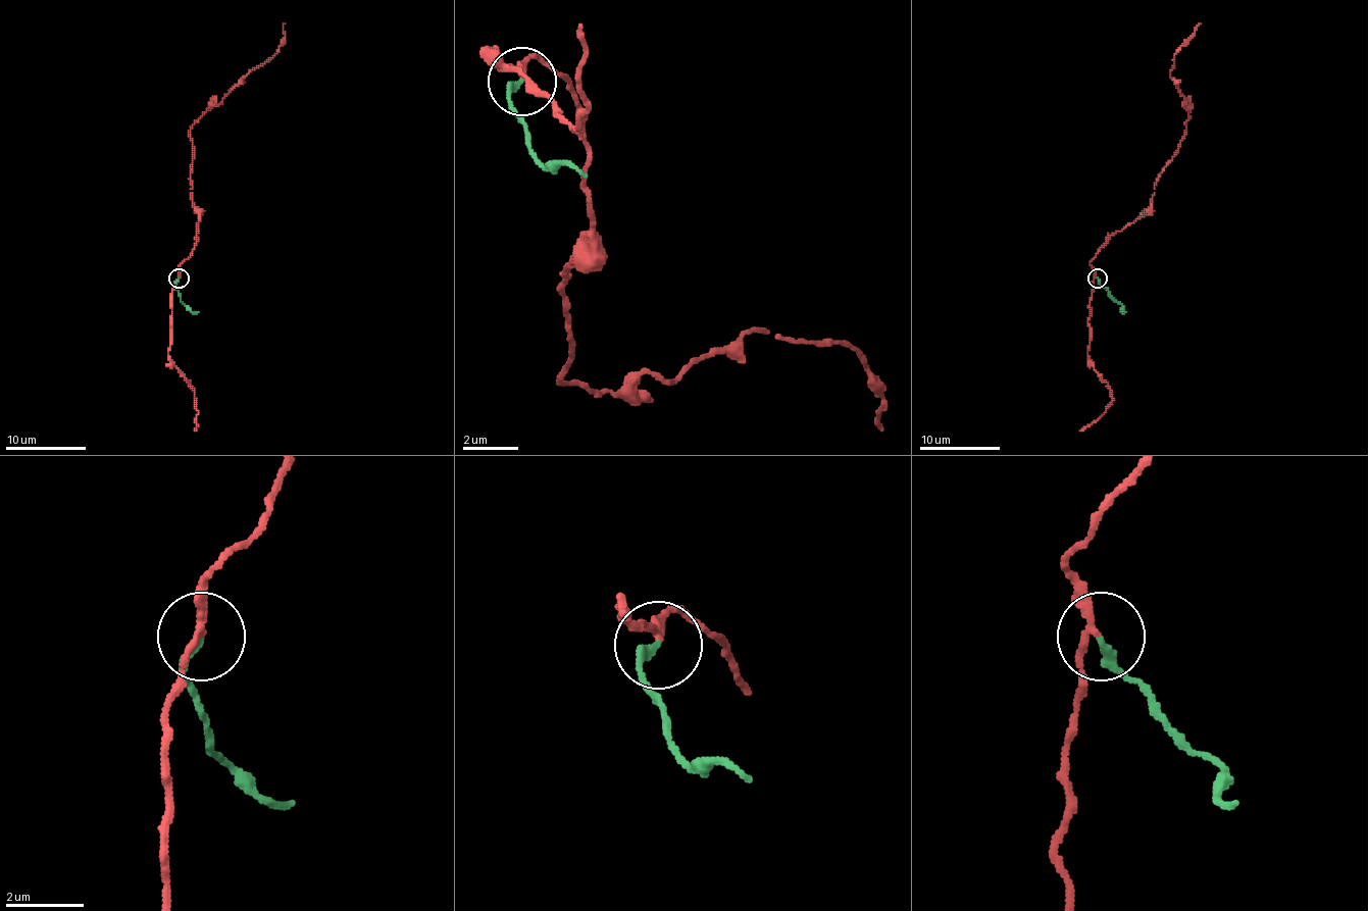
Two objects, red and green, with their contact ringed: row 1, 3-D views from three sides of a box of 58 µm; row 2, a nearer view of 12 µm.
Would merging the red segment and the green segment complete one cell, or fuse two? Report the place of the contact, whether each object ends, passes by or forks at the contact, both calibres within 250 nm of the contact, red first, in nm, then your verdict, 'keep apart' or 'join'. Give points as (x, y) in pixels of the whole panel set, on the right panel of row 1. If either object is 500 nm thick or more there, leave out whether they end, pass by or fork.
(1098, 277) | red passes by | green ends | 160/200 nm | keep apart

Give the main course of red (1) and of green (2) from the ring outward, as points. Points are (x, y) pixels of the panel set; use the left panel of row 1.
1: (179, 277), (194, 247), (198, 211), (192, 205), (190, 131), (272, 56), (285, 36), (285, 23)
2: (179, 277), (174, 288), (181, 300), (192, 311), (198, 311)

